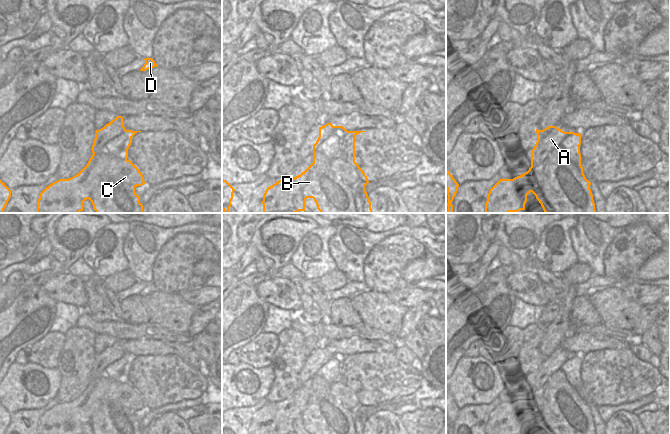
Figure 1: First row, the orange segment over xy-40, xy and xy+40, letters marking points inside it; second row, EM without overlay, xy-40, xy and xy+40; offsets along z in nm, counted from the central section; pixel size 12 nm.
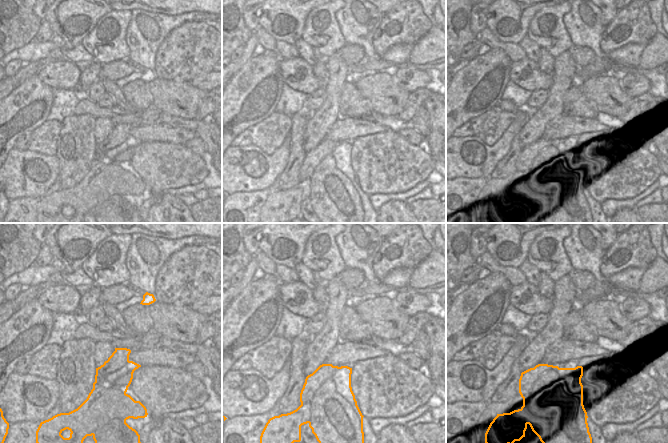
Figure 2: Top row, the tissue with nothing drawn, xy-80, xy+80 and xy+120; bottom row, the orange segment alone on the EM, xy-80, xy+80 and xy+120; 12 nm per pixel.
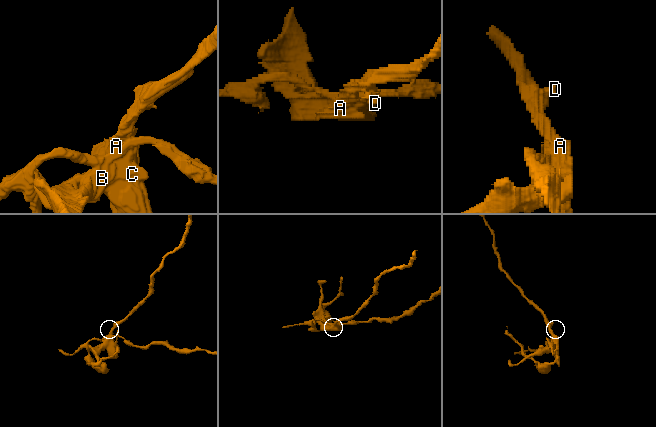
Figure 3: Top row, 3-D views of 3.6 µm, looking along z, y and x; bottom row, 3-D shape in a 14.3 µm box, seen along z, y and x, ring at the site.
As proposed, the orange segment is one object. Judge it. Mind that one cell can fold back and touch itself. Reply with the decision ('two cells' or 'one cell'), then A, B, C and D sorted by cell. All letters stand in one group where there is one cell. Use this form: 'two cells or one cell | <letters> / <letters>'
two cells | A D / B C

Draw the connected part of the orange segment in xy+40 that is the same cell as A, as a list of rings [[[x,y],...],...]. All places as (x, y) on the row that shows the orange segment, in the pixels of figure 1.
[[[548,126],[543,130],[536,129],[537,142],[531,151],[531,166],[535,166],[541,154],[558,146],[568,134],[574,132],[564,132],[556,126]]]

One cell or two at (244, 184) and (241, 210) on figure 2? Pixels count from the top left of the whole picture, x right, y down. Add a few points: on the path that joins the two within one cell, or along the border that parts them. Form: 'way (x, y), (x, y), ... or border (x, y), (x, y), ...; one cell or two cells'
border (266, 187), (260, 190), (236, 191), (232, 194); two cells

